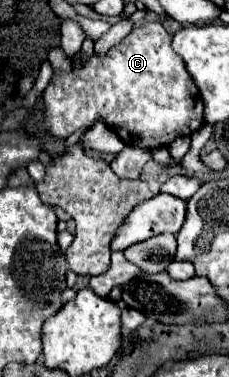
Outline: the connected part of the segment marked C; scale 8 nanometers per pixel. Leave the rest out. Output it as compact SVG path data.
M146 22L134 28L118 46L112 46L104 56L92 54L82 68L72 68L70 72L54 70L50 84L44 88L44 118L42 126L52 138L68 138L76 130L90 128L98 118L112 128L120 140L128 146L138 146L146 150L170 146L180 136L190 136L204 124L204 102L198 94L198 86L190 78L182 58L170 46L172 36L164 30L160 22Z

